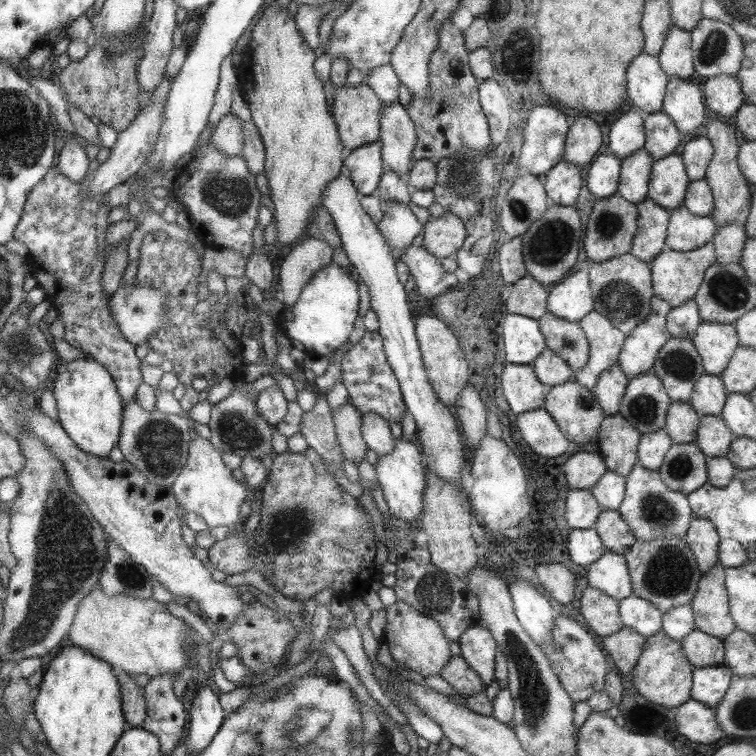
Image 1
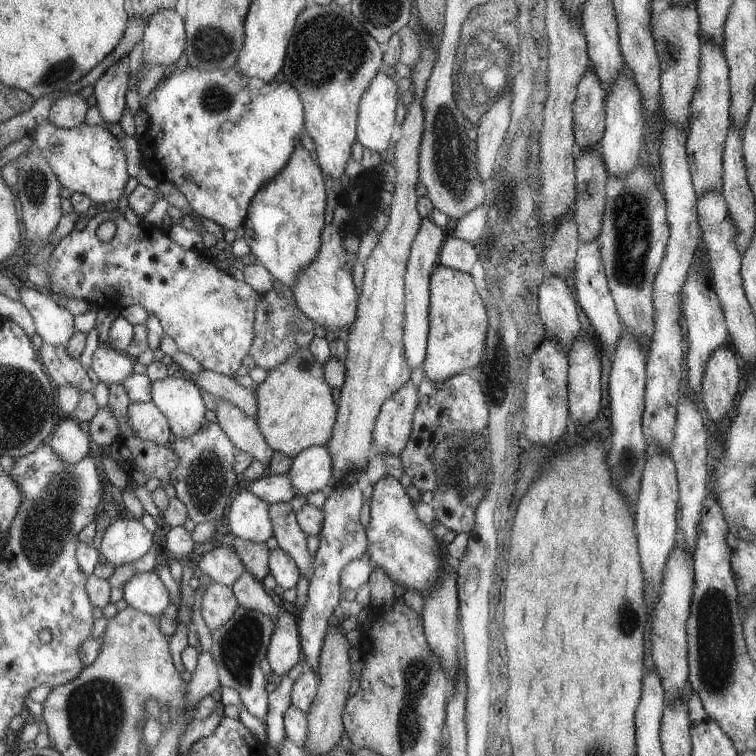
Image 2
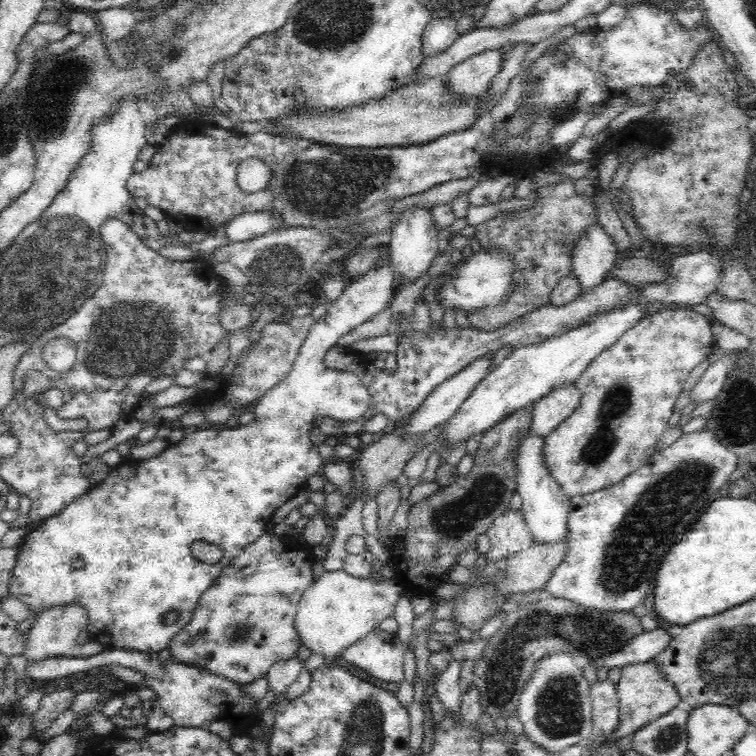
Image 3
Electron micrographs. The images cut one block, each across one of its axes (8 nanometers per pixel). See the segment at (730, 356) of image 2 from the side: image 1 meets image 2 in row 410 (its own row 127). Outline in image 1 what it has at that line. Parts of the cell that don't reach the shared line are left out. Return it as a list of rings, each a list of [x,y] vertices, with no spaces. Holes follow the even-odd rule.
[[[713,118],[708,122],[706,138],[714,143],[714,160],[709,162],[709,169],[706,177],[706,182],[709,183],[714,194],[715,210],[710,216],[716,222],[717,228],[722,228],[729,222],[741,223],[742,226],[748,221],[749,212],[752,208],[752,189],[753,186],[744,176],[744,172],[738,170],[738,138],[734,134],[734,130],[722,122],[718,122]]]

